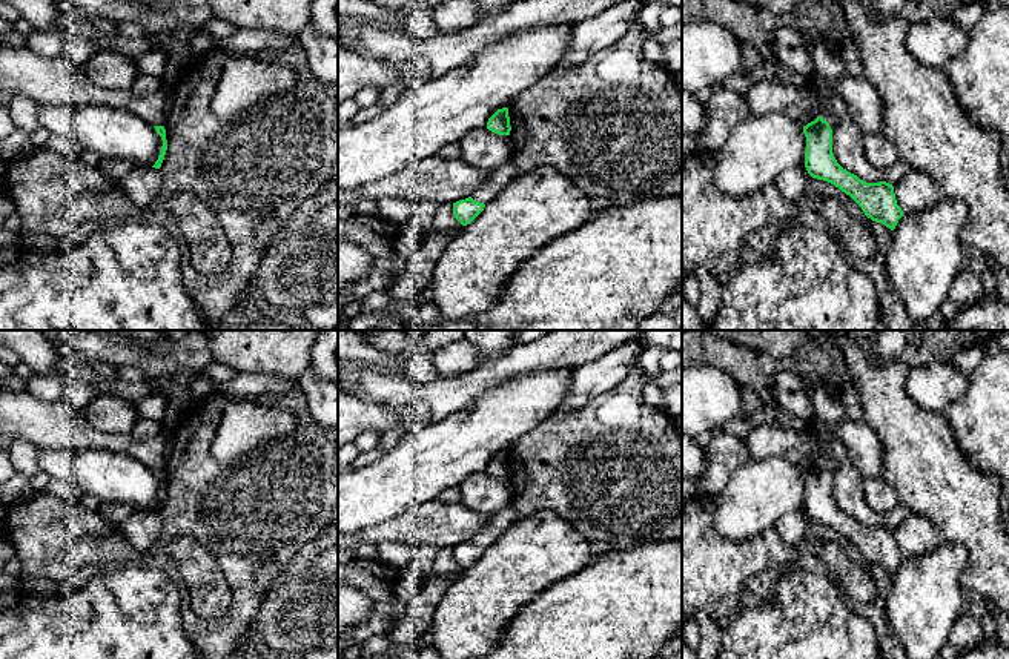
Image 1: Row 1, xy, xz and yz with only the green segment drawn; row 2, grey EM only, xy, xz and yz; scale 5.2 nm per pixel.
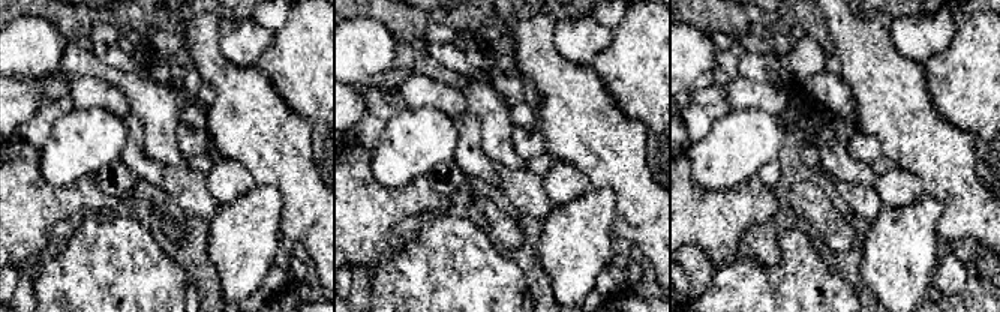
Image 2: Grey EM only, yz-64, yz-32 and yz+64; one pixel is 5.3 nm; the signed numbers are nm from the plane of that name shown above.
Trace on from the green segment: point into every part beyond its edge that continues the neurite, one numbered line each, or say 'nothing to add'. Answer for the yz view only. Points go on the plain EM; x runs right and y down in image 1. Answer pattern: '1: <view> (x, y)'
nothing to add

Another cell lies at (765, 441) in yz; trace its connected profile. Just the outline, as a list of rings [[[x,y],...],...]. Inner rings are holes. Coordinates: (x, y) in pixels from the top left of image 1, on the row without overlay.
[[[780,426],[753,427],[745,438],[753,459],[779,456],[802,472],[819,461],[817,444],[796,430]]]

